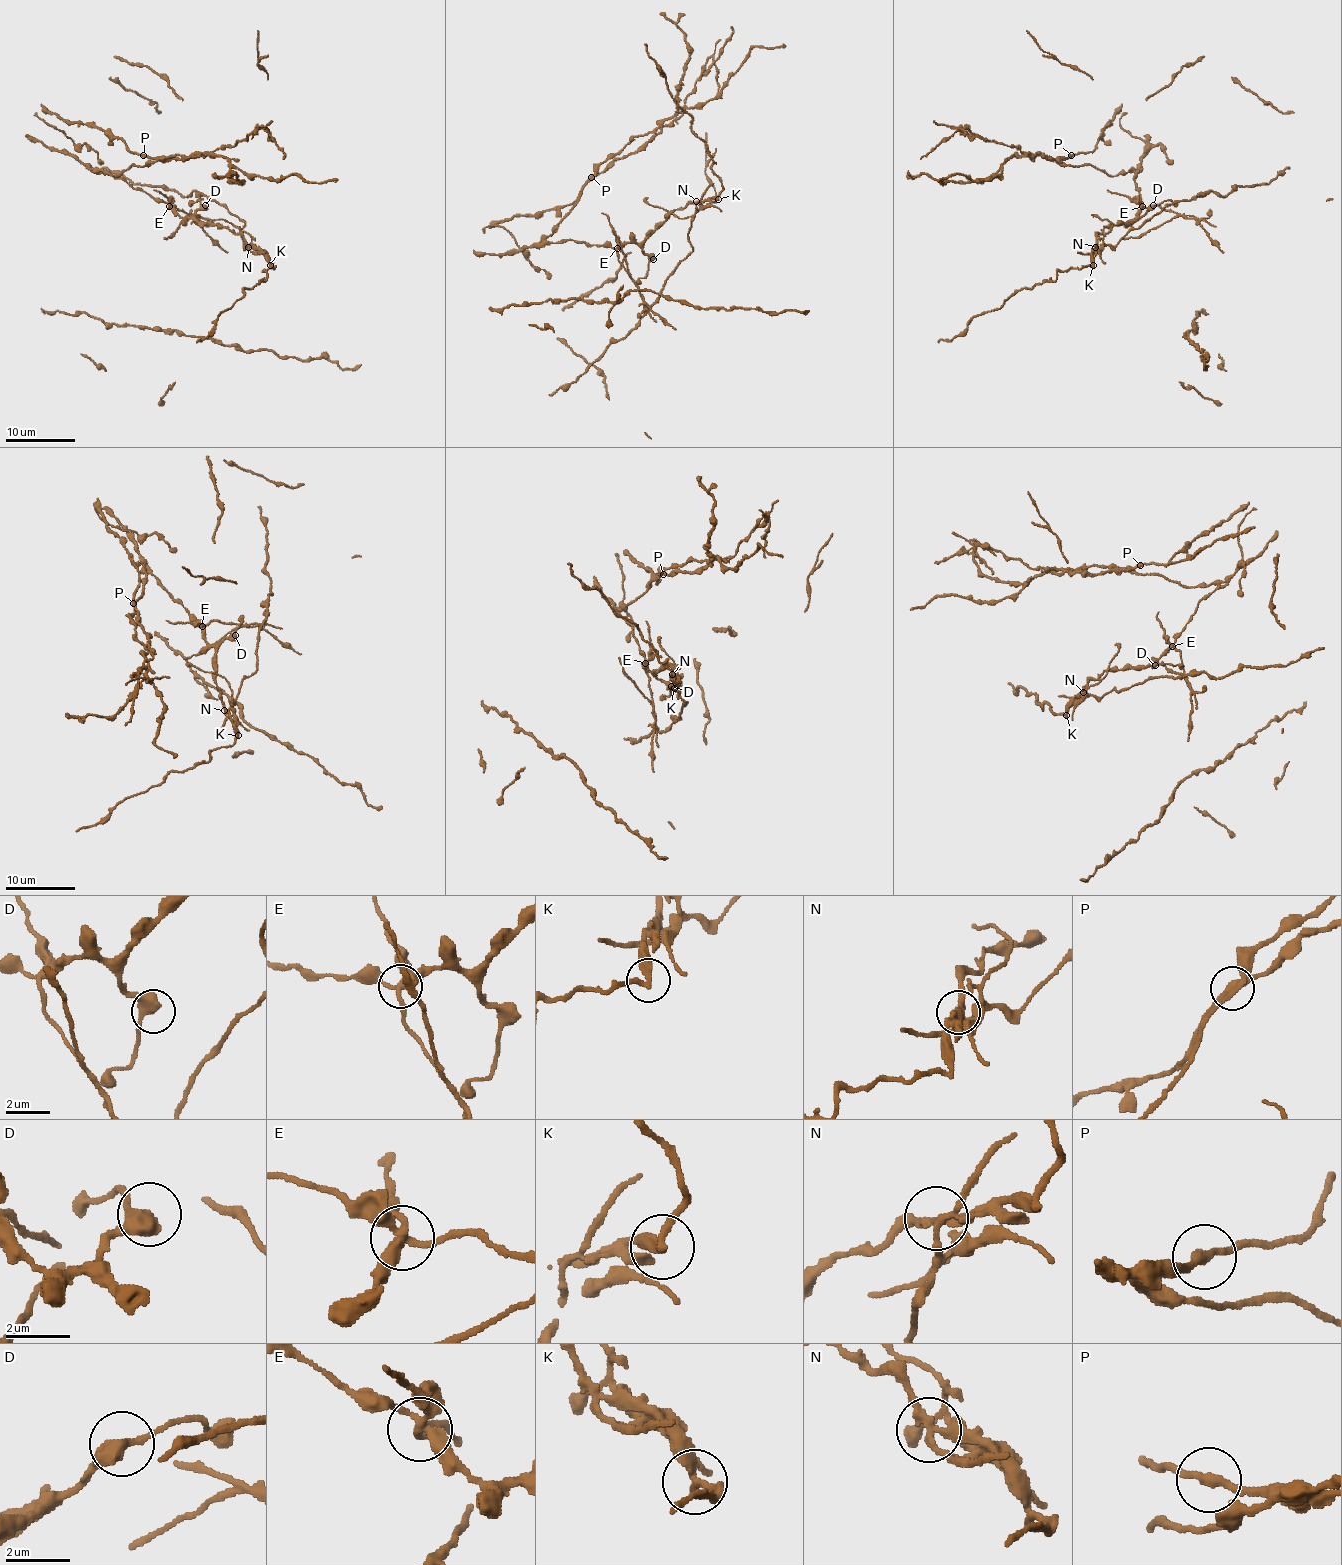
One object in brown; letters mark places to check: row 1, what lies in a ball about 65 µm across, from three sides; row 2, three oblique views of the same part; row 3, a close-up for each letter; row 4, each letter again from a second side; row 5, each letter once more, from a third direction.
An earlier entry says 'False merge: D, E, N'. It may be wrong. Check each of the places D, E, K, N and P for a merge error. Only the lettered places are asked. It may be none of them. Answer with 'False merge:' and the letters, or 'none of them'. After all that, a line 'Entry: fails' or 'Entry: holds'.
False merge: E, K, N
Entry: fails

